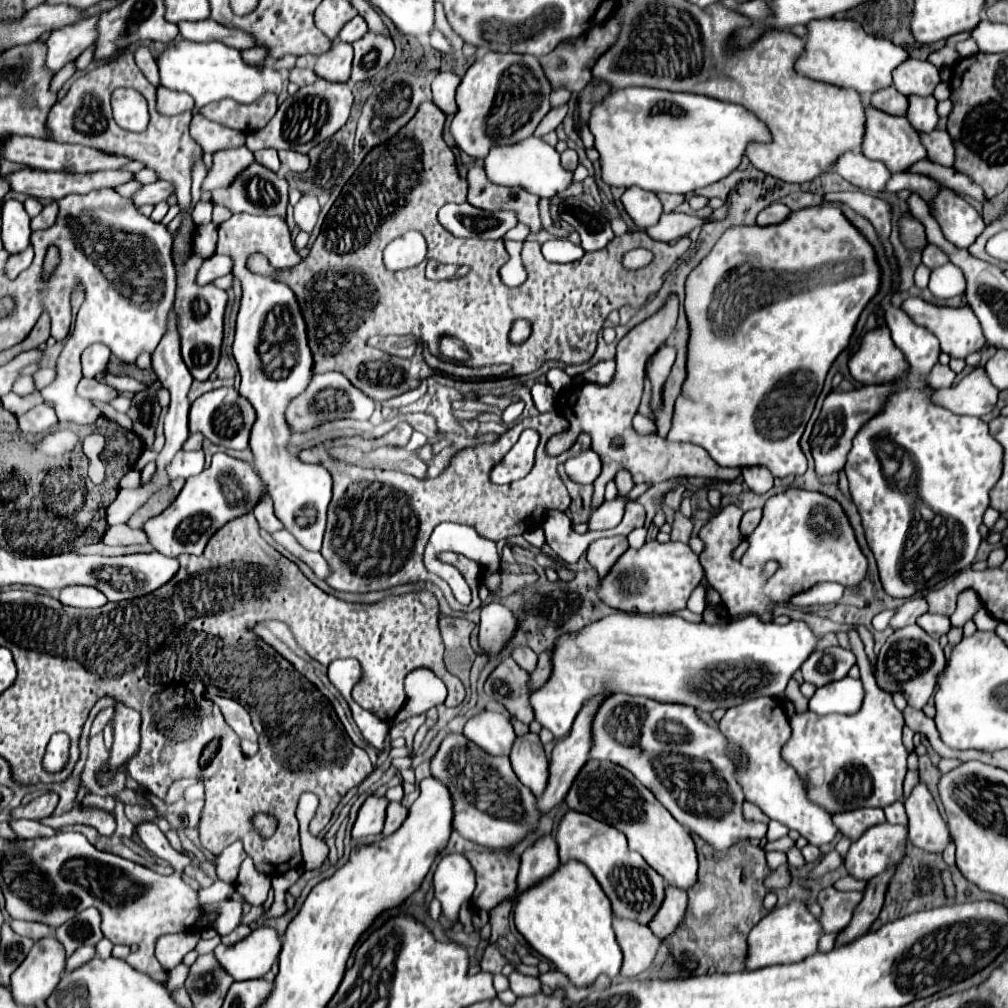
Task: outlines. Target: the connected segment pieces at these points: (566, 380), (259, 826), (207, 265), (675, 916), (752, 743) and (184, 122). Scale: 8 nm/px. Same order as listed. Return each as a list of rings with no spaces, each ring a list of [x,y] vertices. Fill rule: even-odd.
[[[552,367],[548,373],[546,373],[546,379],[548,379],[548,385],[556,391],[556,393],[562,393],[566,391],[570,385],[572,385],[572,377],[568,377],[562,369],[558,367]]]
[[[254,815],[252,827],[260,837],[270,837],[276,831],[276,819],[272,819],[272,815]]]
[[[212,255],[204,261],[204,265],[198,271],[198,283],[210,283],[216,277],[224,277],[232,271],[232,259],[228,255]]]
[[[666,885],[664,903],[660,905],[660,911],[656,913],[656,919],[652,919],[652,923],[648,923],[648,927],[652,929],[652,933],[658,935],[660,939],[664,939],[672,931],[676,931],[678,923],[684,917],[686,905],[688,905],[686,891],[680,891],[680,887]]]
[[[776,697],[750,699],[726,711],[726,715],[720,719],[720,731],[728,739],[728,751],[734,751],[736,745],[748,757],[746,763],[736,771],[736,781],[740,781],[746,801],[756,803],[756,807],[760,807],[770,819],[780,821],[788,829],[796,829],[802,837],[808,839],[808,843],[822,847],[834,839],[838,827],[822,807],[806,799],[804,781],[780,757],[780,749],[790,735],[788,715],[782,705],[784,703]]]
[[[124,51],[110,63],[84,73],[70,85],[66,97],[52,107],[48,117],[48,129],[52,133],[52,141],[96,147],[108,153],[126,155],[130,159],[146,163],[146,167],[154,169],[160,175],[160,179],[174,183],[178,207],[188,209],[192,167],[204,155],[202,147],[188,135],[190,119],[192,119],[190,111],[174,115],[174,117],[164,117],[156,111],[156,87],[138,69],[138,65],[134,63],[134,55],[130,51]],[[116,87],[132,87],[144,95],[150,109],[150,123],[146,131],[132,133],[132,131],[124,131],[122,127],[114,123],[112,111],[110,111],[110,95]]]

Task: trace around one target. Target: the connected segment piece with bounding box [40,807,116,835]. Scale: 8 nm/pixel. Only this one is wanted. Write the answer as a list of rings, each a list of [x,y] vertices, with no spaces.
[[[74,807],[64,815],[50,815],[40,821],[42,825],[50,825],[54,829],[64,829],[70,825],[90,825],[100,835],[112,835],[116,829],[116,821],[112,815],[100,807]]]

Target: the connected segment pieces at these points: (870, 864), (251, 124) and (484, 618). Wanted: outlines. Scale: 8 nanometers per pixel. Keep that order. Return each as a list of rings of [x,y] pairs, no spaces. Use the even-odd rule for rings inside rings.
[[[874,825],[850,845],[844,859],[846,871],[858,881],[870,881],[890,867],[898,867],[906,853],[908,829],[902,825]]]
[[[264,95],[264,99],[258,99],[256,103],[250,105],[240,105],[236,101],[218,101],[212,105],[204,105],[200,113],[206,119],[226,125],[230,129],[250,133],[250,131],[258,131],[274,117],[276,95]]]
[[[488,603],[480,609],[480,645],[488,655],[500,651],[514,635],[518,619],[502,603]]]

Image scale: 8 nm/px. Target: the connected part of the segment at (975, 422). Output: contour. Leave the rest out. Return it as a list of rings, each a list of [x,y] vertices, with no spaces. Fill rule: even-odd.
[[[890,297],[882,299],[882,309],[896,347],[910,363],[910,375],[898,383],[900,391],[886,403],[884,411],[870,419],[856,435],[844,471],[850,481],[852,501],[862,517],[868,547],[876,557],[884,591],[890,597],[912,597],[972,565],[982,543],[978,527],[982,525],[984,509],[990,505],[988,493],[1002,475],[1002,447],[990,437],[984,419],[954,415],[928,401],[922,393],[926,387],[924,375],[938,363],[940,343],[928,329],[916,327],[900,307],[892,307]],[[916,507],[920,507],[920,531],[910,531]]]

